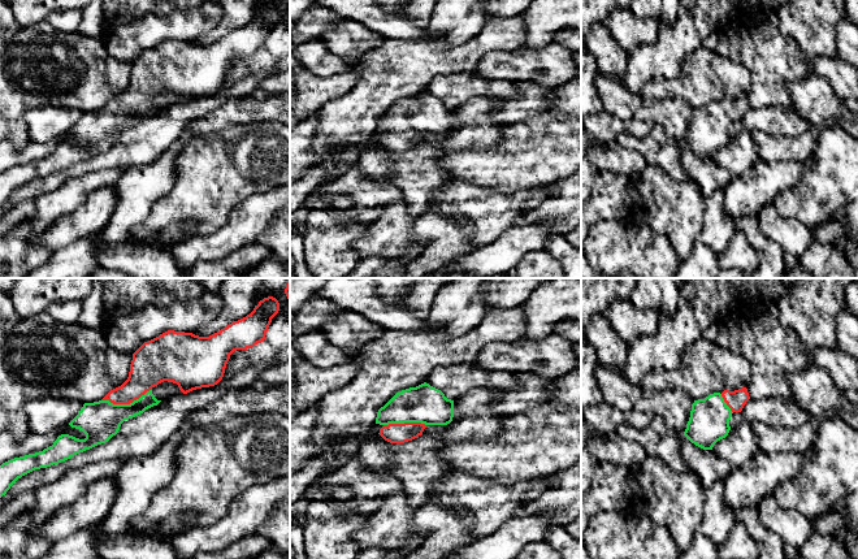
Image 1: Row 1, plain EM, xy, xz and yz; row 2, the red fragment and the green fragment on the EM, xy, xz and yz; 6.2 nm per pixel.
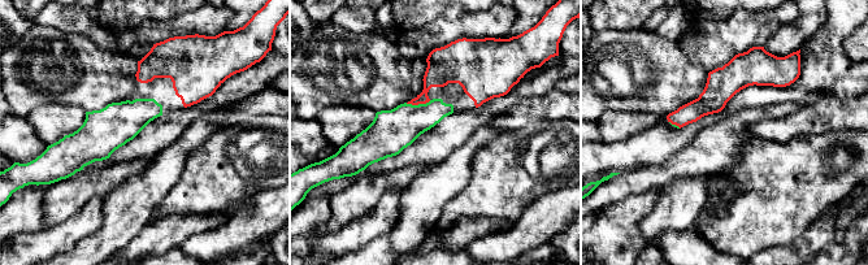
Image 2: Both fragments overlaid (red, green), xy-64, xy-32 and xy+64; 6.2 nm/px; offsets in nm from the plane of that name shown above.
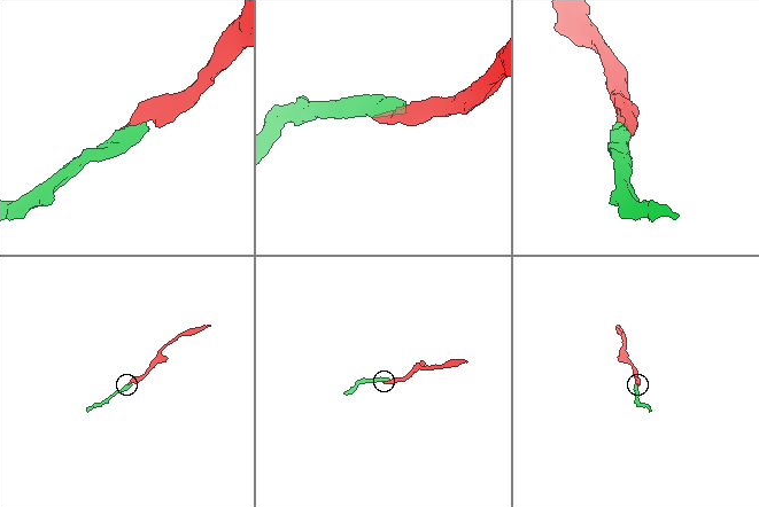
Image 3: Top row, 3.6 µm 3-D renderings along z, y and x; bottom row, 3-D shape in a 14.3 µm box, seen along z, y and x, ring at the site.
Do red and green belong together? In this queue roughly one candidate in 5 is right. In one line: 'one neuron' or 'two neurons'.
one neuron

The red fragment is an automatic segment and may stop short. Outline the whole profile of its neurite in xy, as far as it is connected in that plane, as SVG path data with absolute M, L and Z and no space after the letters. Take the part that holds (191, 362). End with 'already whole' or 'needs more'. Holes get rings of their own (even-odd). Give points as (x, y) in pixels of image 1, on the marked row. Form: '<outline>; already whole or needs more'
M268 296L255 306L246 317L231 322L209 337L199 337L192 333L168 330L159 337L144 342L134 354L127 380L110 390L101 400L84 403L78 415L69 422L72 428L86 434L84 439L69 434L61 434L52 446L43 451L14 458L0 465L0 498L22 476L40 468L47 468L70 459L72 456L108 442L120 430L125 420L133 419L146 410L157 406L152 389L168 381L177 384L183 394L192 390L217 385L225 373L230 355L237 350L247 350L264 342L272 318L278 313L280 303Z; needs more

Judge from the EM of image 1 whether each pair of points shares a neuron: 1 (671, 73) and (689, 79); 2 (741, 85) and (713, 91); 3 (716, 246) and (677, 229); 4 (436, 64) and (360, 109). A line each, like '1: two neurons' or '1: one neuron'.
1: two neurons
2: one neuron
3: two neurons
4: one neuron

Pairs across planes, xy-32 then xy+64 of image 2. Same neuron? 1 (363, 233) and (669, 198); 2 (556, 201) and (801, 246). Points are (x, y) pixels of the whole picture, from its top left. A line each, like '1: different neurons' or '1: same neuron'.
1: same neuron
2: same neuron

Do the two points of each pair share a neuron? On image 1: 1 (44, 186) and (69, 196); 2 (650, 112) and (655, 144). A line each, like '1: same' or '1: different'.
1: different
2: different

